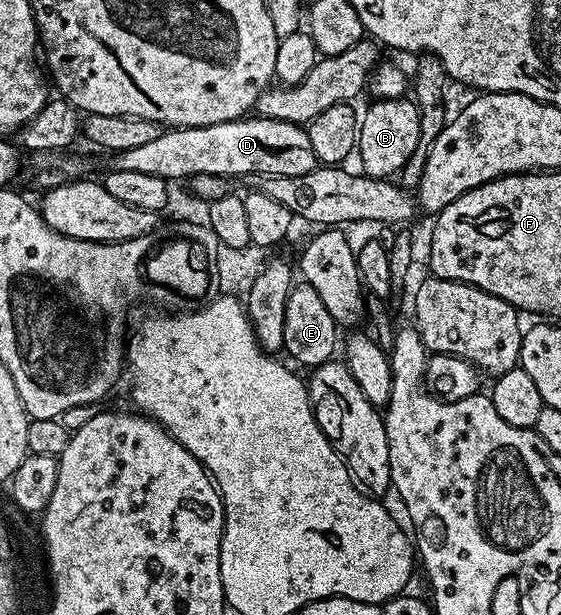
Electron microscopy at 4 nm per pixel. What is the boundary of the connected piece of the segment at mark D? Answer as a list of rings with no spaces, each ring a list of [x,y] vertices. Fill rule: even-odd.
[[[249,115],[240,121],[211,123],[207,127],[169,127],[161,132],[159,139],[131,147],[131,151],[114,153],[108,159],[109,169],[159,175],[159,179],[166,183],[199,175],[219,175],[230,179],[245,177],[248,173],[260,179],[307,175],[307,171],[319,165],[315,151],[311,151],[309,134],[300,124],[260,115]]]

